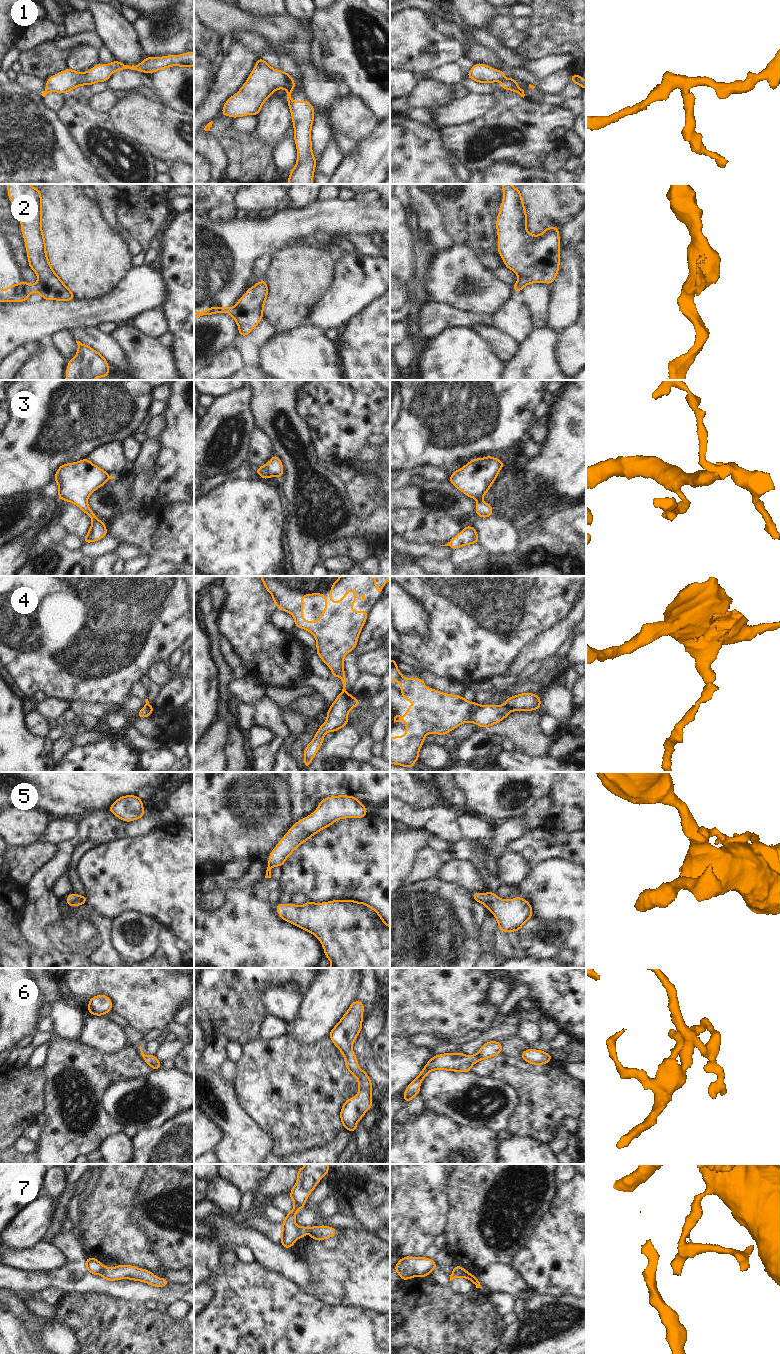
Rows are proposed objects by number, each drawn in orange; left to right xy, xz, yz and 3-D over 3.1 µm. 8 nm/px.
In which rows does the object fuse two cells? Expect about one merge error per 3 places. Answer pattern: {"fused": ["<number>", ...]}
{"fused": ["1", "2", "4", "7"]}

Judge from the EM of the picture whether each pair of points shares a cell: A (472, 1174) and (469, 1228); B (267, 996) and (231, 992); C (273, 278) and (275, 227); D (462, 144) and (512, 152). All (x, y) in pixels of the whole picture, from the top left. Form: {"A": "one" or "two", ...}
{"A": "one", "B": "two", "C": "two", "D": "one"}

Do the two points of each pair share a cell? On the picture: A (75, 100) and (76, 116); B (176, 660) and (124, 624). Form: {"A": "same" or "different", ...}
{"A": "same", "B": "different"}

